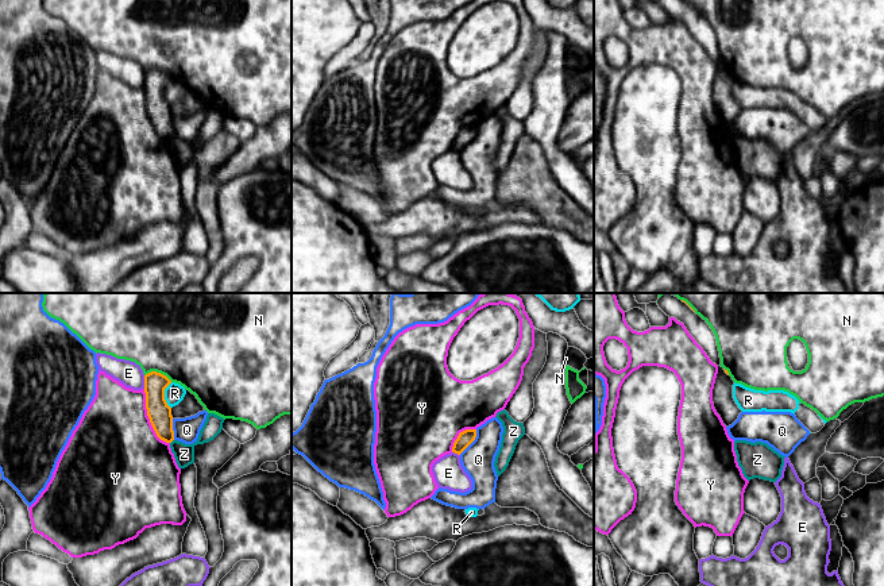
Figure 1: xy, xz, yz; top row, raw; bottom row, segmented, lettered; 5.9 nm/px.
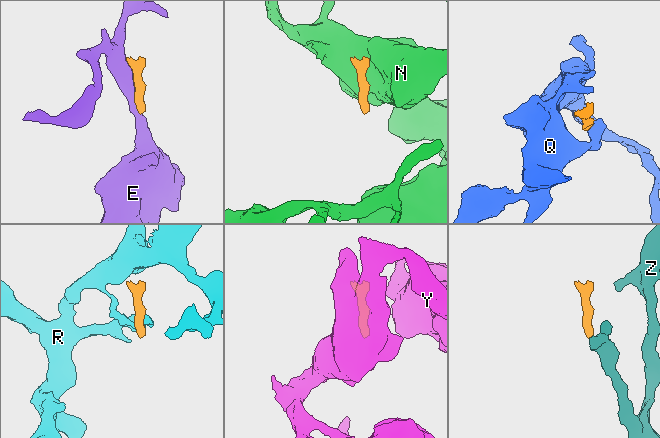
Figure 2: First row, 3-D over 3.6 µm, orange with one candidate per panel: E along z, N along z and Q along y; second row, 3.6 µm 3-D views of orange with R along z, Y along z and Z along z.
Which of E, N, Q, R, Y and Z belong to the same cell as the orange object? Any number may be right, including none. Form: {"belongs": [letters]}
{"belongs": []}

